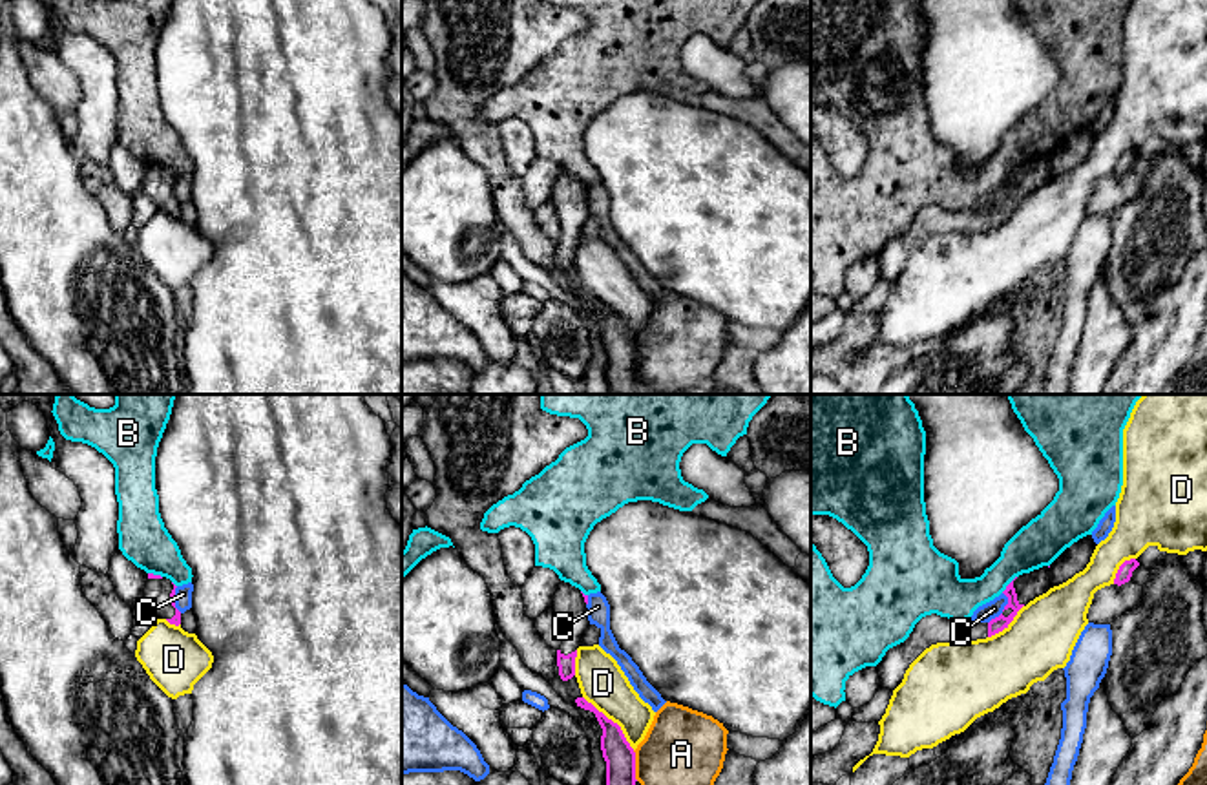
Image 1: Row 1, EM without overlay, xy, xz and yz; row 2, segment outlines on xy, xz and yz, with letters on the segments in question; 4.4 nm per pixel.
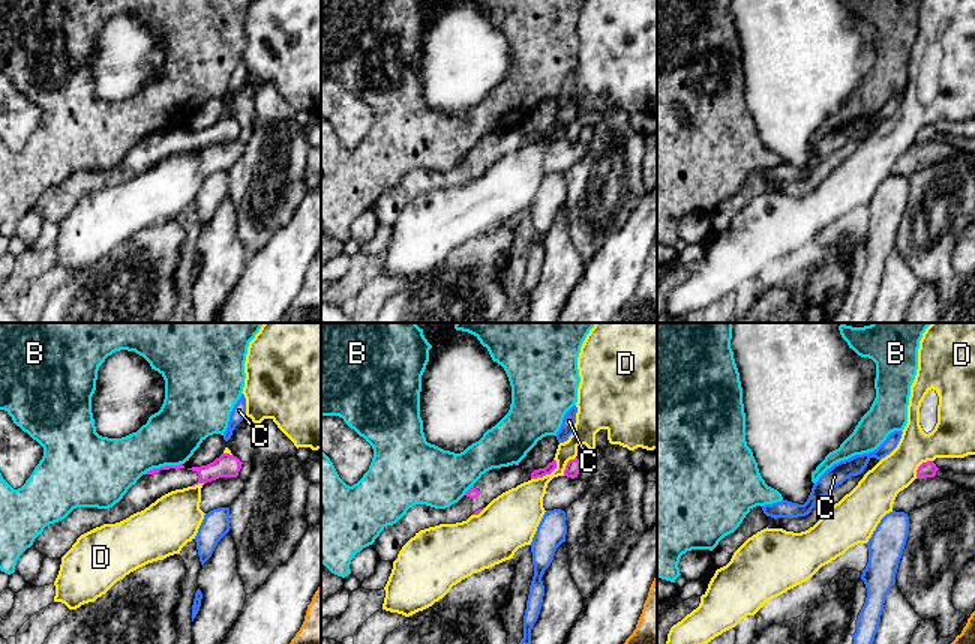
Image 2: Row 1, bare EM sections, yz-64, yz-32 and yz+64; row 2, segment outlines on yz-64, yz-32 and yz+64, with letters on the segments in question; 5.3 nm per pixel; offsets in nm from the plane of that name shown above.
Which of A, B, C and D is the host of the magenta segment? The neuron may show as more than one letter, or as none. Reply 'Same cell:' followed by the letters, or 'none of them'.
Same cell: none of them

